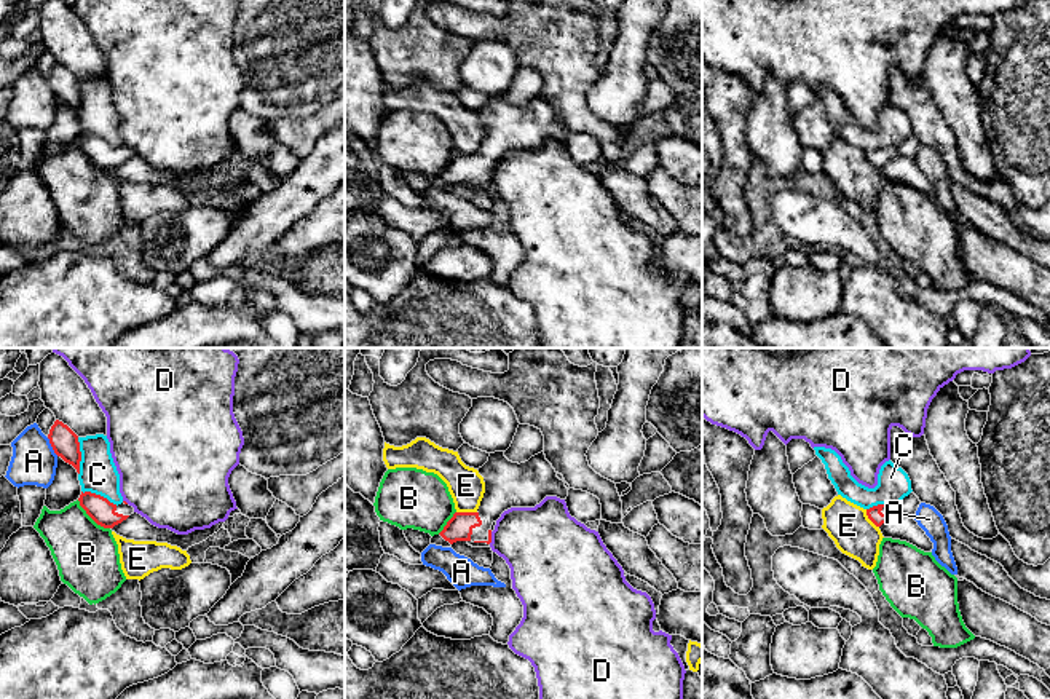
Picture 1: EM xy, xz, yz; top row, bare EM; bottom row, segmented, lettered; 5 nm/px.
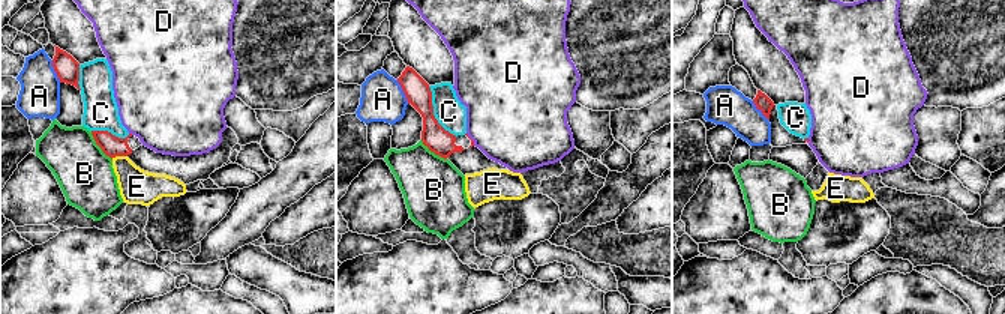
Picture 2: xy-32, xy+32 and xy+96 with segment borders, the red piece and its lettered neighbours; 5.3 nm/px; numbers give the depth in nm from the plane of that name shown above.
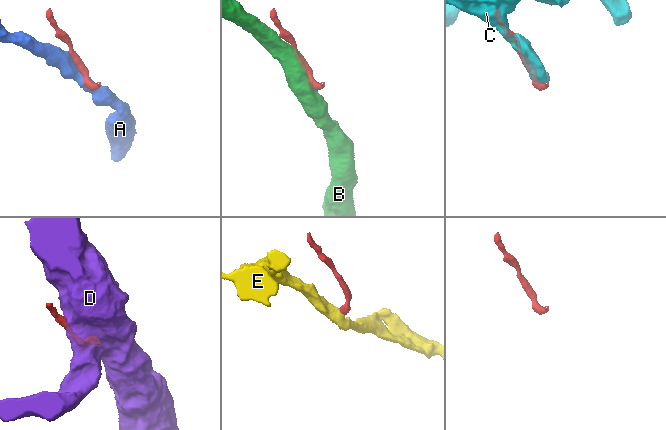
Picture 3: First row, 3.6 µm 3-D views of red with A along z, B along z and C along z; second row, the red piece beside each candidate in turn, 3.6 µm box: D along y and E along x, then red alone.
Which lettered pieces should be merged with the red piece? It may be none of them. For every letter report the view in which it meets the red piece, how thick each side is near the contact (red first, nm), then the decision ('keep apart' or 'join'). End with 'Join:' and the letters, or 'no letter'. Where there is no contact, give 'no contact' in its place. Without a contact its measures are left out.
A: meets red in xy; 140 nm thick on the red side, 220 nm on the other; keep apart
B: meets red in xy; 120 nm thick on the red side, 320 nm on the other; keep apart
C: meets red in xy; 140 nm thick on the red side, 190 nm on the other; keep apart
D: meets red in xz; 20 nm thick on the red side, 380 nm on the other; keep apart
E: meets red in xz; 130 nm thick on the red side, 180 nm on the other; keep apart
Join: no letter

